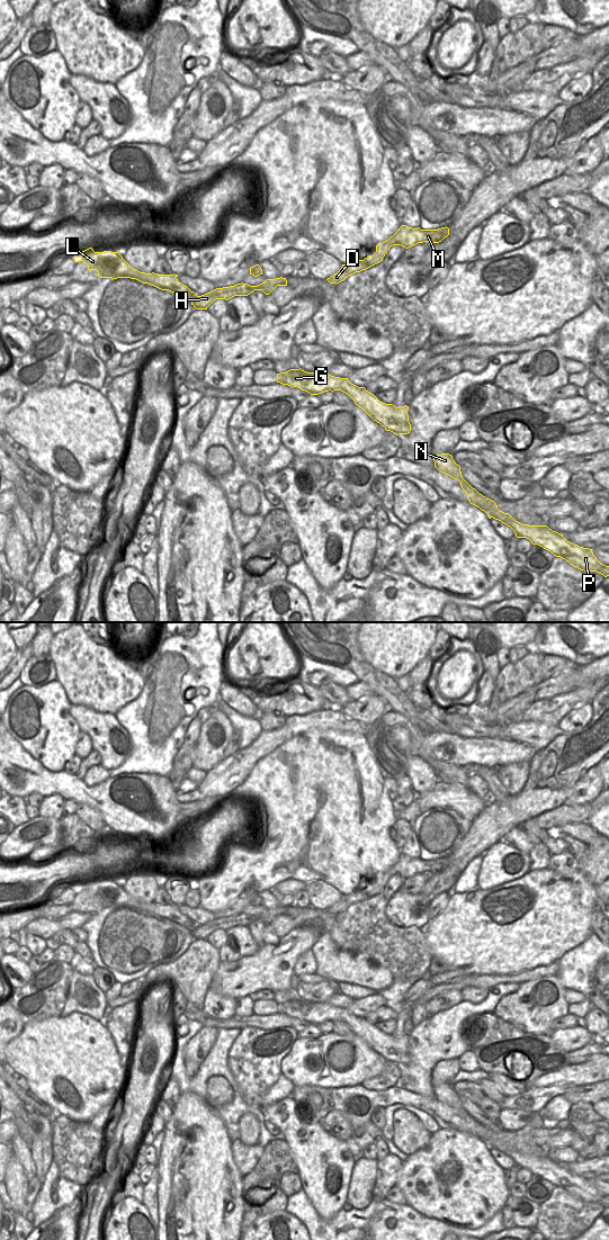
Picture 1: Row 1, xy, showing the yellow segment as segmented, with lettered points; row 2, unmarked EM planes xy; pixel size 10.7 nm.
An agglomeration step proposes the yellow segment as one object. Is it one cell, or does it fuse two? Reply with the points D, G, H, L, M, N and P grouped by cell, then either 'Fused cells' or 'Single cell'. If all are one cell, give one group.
Groups: D H M / G L N P. Fused cells.

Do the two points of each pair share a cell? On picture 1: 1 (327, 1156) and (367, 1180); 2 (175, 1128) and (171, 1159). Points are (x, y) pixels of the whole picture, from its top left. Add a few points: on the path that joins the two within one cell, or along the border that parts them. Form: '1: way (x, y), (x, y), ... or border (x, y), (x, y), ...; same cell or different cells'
1: border (356, 1159), (346, 1197); different cells
2: way (175, 1135), (175, 1151); same cell

